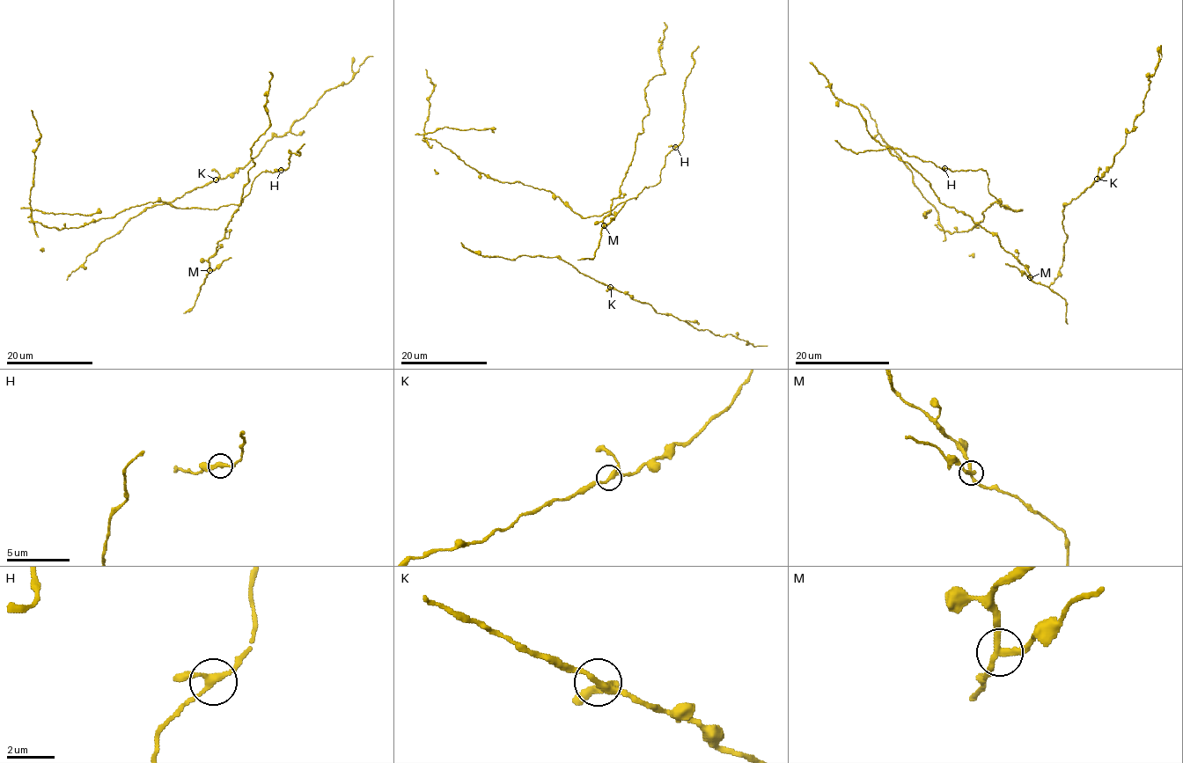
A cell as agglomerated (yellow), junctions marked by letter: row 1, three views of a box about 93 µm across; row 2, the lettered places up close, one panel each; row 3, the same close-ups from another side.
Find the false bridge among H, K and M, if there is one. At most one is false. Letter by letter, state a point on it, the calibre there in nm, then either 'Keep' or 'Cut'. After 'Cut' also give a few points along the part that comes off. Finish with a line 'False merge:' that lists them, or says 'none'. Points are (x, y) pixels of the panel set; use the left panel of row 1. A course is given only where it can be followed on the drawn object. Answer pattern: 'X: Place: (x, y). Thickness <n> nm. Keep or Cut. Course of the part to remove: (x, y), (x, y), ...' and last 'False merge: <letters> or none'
H: Place: (281, 170). Thickness 240 nm. Keep
K: Place: (216, 179). Thickness 260 nm. Keep
M: Place: (209, 270). Thickness 240 nm. Cut. Course of the part to remove: (209, 269), (231, 258)
False merge: M

